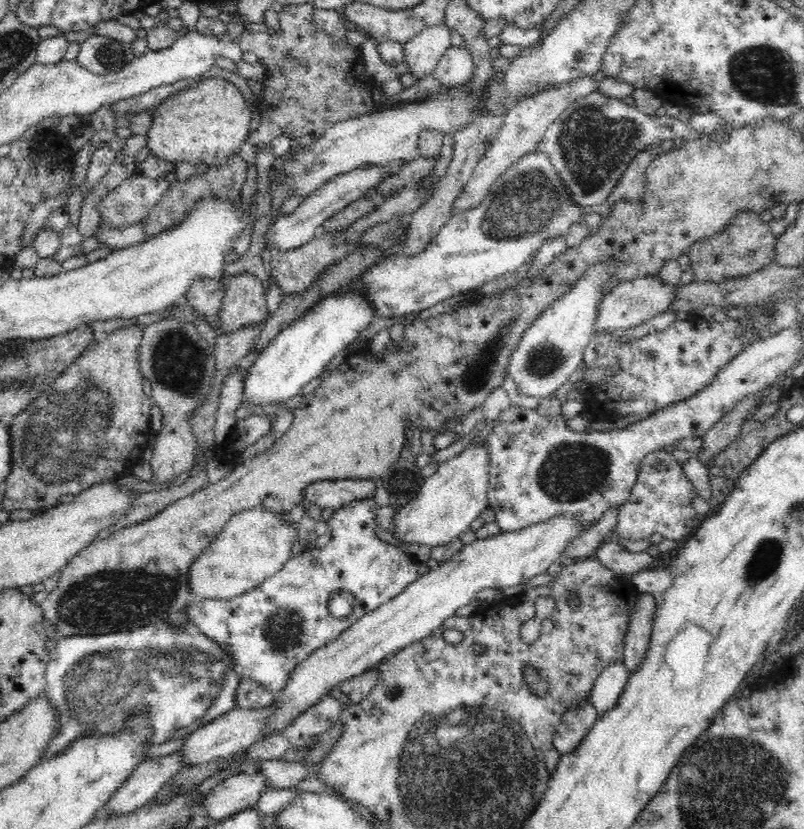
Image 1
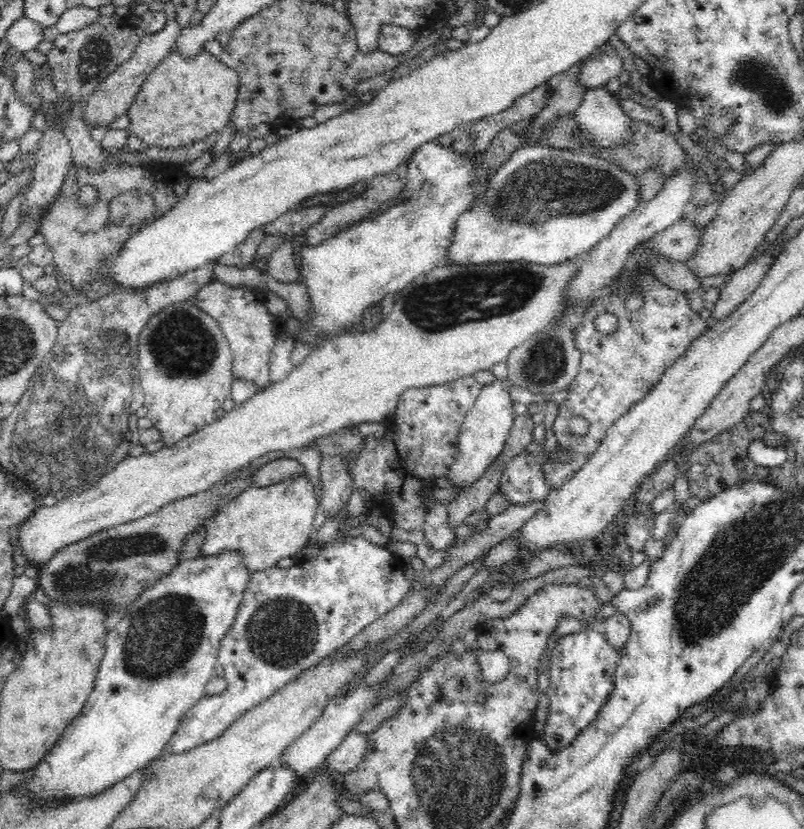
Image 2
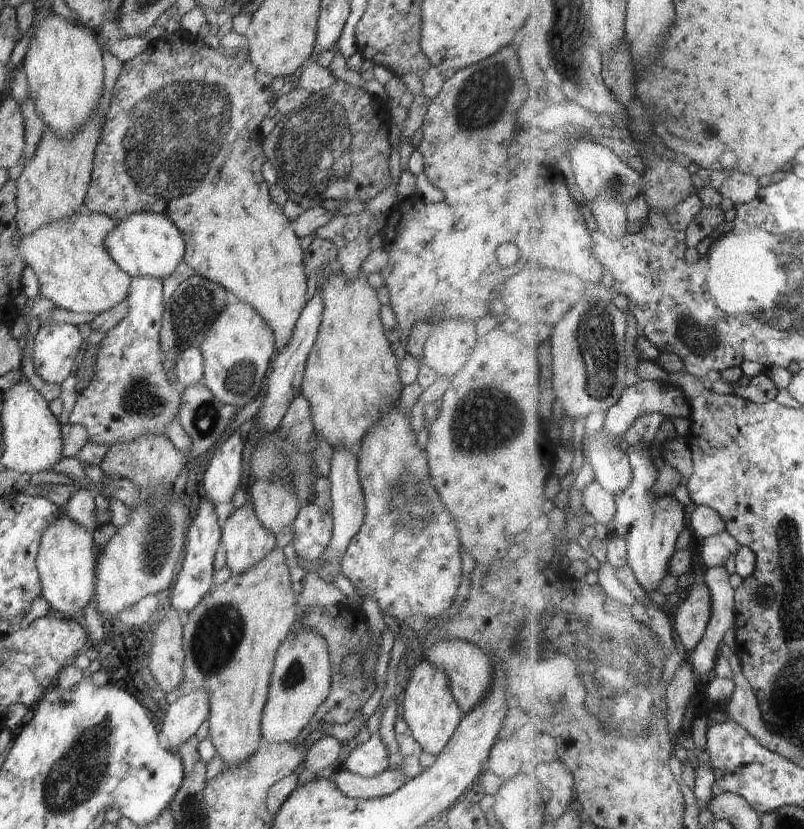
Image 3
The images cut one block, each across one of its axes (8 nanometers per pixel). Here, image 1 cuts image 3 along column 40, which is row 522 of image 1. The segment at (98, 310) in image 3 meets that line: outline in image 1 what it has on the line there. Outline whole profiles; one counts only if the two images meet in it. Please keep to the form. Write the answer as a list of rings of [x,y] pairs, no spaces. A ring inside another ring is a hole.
[[[258,506],[232,516],[216,540],[200,554],[189,570],[192,597],[222,599],[239,597],[274,576],[293,558],[293,543],[297,540],[296,526],[285,522],[281,514]]]

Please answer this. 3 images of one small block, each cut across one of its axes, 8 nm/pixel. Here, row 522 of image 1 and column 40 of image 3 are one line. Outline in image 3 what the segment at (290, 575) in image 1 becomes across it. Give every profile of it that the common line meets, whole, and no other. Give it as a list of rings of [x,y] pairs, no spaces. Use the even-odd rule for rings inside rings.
[[[52,323],[39,328],[32,343],[33,368],[48,383],[62,384],[69,378],[70,368],[82,353],[77,326]]]

